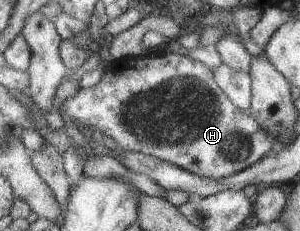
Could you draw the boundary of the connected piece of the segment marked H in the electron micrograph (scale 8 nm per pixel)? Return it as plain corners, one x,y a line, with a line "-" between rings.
153,53
146,54
144,57
128,58
122,60
112,60
111,63
104,70
101,80
98,84
90,88
80,89
73,96
65,100
65,116
68,116
74,120
74,124
79,130
80,128
87,128
92,132
99,130
100,133
112,138
120,146
120,148
127,151
143,152
145,155
150,155
164,162
173,164
174,166
183,168
184,170
193,172
198,176
206,178
217,179
224,178
225,176
234,174
251,164
254,164
257,160
260,160
268,152
275,150
279,138
276,135
271,135
268,131
265,131
259,122
252,118
249,109
242,110
237,106
234,106
230,99
224,96
224,92
220,90
220,87
214,80
211,68
206,67
202,62
194,60
190,57
180,56
175,53

